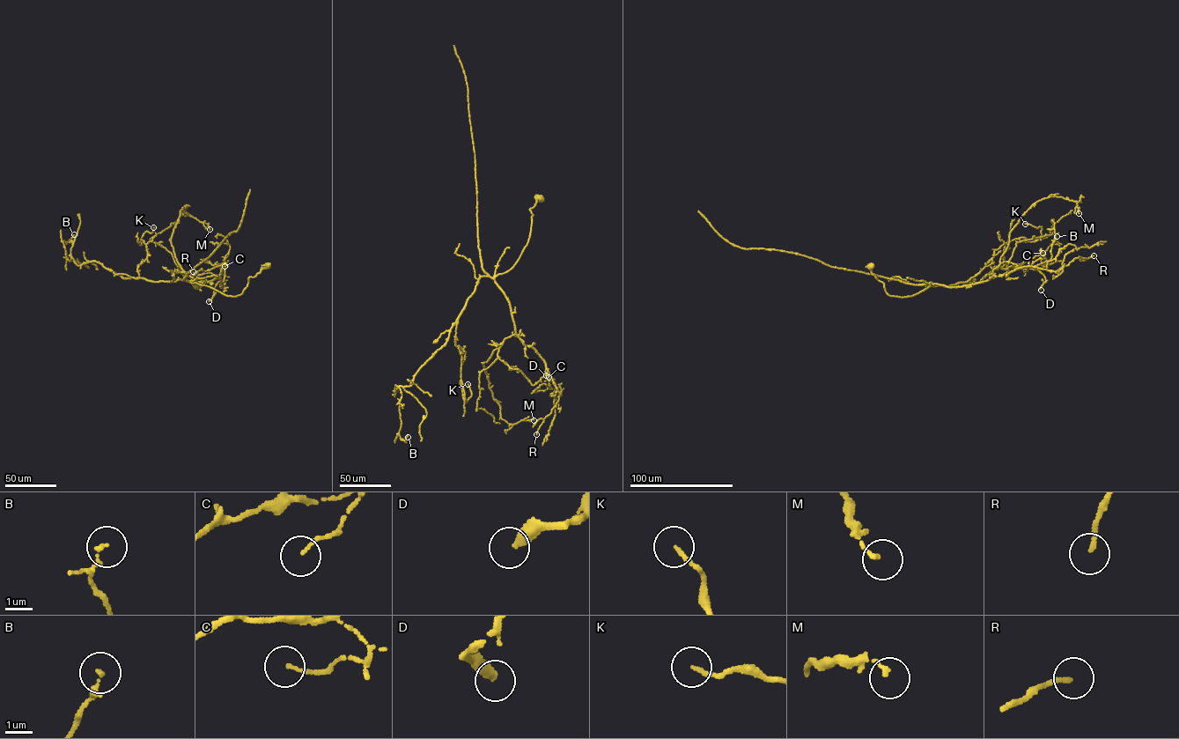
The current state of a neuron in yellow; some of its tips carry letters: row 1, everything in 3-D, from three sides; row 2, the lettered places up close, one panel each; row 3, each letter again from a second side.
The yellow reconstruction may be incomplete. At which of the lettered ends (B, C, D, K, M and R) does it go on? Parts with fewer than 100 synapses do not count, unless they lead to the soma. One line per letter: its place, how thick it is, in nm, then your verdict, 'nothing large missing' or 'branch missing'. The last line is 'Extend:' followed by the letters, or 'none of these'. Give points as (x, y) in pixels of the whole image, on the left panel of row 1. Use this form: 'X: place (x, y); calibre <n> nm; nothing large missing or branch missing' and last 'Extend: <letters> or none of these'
B: place (74, 234); calibre 120 nm; nothing large missing
C: place (224, 266); calibre 120 nm; nothing large missing
D: place (209, 301); calibre 360 nm; nothing large missing
K: place (153, 227); calibre 140 nm; nothing large missing
M: place (210, 229); calibre 140 nm; nothing large missing
R: place (193, 271); calibre 160 nm; nothing large missing
Extend: none of these

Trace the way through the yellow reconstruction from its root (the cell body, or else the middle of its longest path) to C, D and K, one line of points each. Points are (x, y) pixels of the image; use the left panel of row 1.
C: (267, 265), (232, 296), (190, 282), (196, 288), (195, 279), (177, 266), (191, 277), (224, 266)
D: (267, 265), (248, 277), (247, 286), (236, 296), (190, 282), (196, 288), (197, 283), (220, 277), (209, 301)
K: (267, 265), (234, 296), (185, 280), (151, 282), (139, 277), (136, 269), (147, 257), (141, 238), (153, 227)

